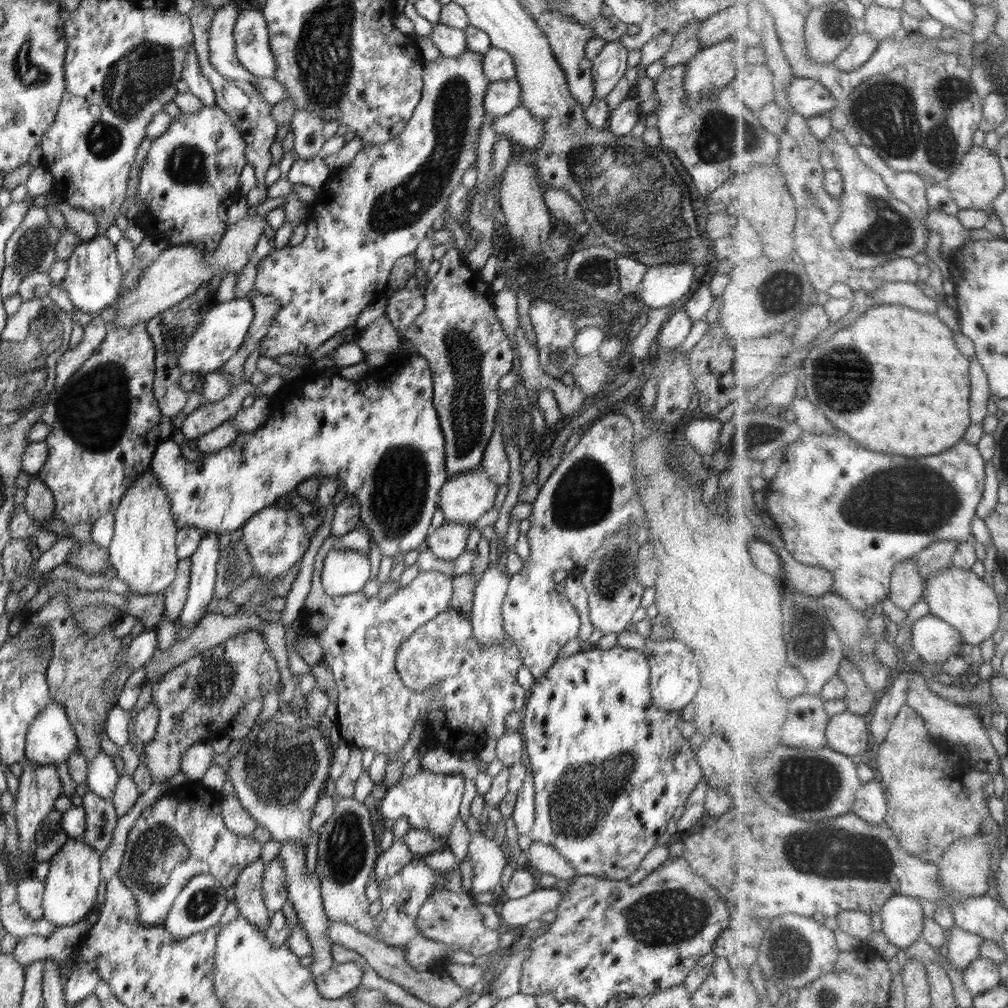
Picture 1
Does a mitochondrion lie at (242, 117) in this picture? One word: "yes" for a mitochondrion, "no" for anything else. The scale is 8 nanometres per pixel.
no

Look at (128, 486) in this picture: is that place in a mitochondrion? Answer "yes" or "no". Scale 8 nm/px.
no

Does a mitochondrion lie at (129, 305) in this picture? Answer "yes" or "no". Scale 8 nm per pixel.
no

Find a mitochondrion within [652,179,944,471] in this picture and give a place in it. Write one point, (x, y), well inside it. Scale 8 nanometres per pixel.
(851, 375)

